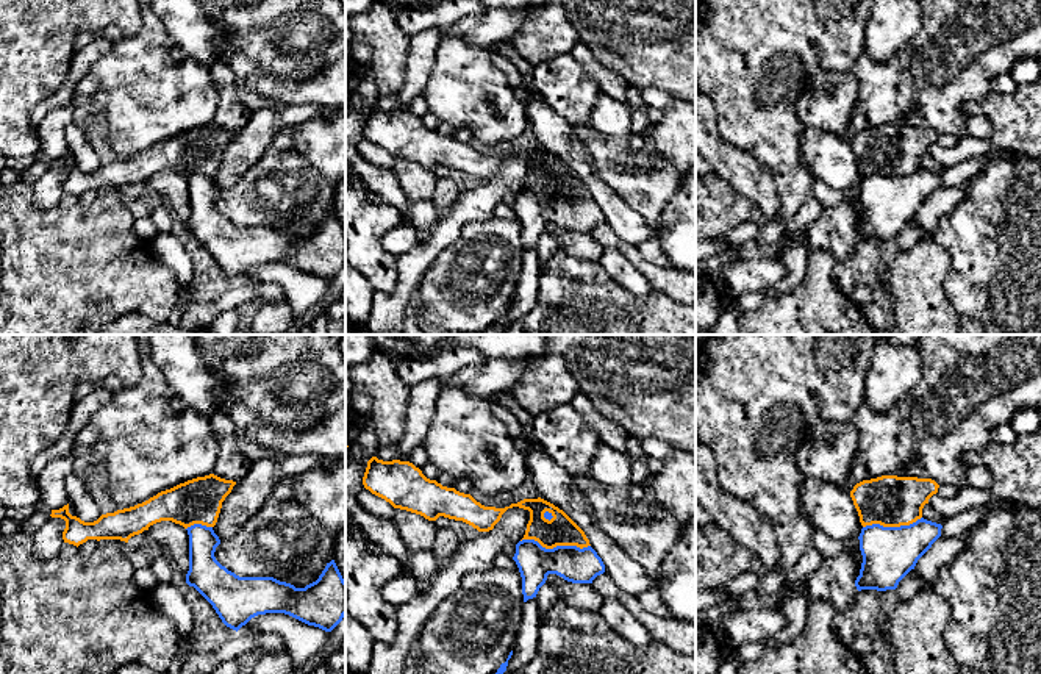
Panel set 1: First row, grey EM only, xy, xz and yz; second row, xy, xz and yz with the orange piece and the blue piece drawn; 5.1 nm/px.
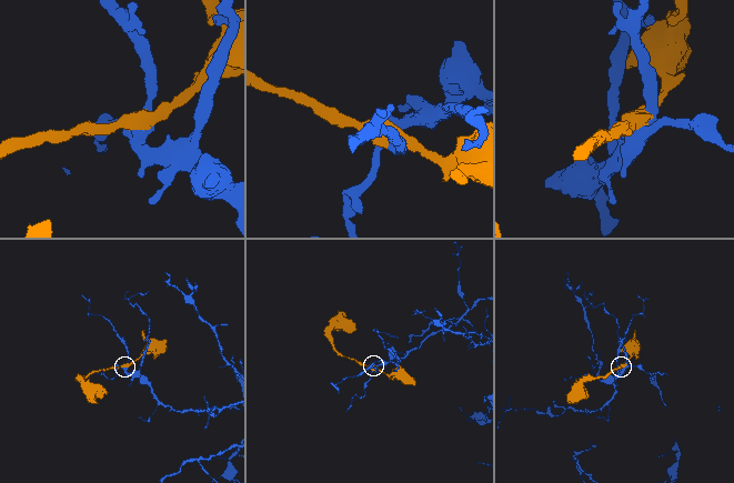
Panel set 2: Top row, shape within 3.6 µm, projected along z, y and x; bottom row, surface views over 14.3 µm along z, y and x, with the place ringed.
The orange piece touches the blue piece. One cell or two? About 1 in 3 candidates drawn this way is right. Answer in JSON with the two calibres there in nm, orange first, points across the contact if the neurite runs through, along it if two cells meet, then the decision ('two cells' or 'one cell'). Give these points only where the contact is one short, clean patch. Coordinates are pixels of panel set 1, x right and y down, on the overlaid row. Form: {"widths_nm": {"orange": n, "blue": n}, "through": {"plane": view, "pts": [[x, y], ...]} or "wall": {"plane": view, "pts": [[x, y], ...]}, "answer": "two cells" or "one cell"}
{"widths_nm": {"orange": 160, "blue": 180}, "answer": "two cells"}

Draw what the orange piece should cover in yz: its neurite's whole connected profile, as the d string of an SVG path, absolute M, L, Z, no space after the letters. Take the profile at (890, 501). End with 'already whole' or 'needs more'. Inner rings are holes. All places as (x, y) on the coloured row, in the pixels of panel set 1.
M882 475L857 483L850 497L863 527L900 527L922 518L924 505L938 488L932 479Z; already whole

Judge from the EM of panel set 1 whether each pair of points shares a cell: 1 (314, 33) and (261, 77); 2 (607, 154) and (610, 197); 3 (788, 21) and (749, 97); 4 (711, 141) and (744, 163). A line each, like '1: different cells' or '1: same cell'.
1: different cells
2: different cells
3: same cell
4: same cell

